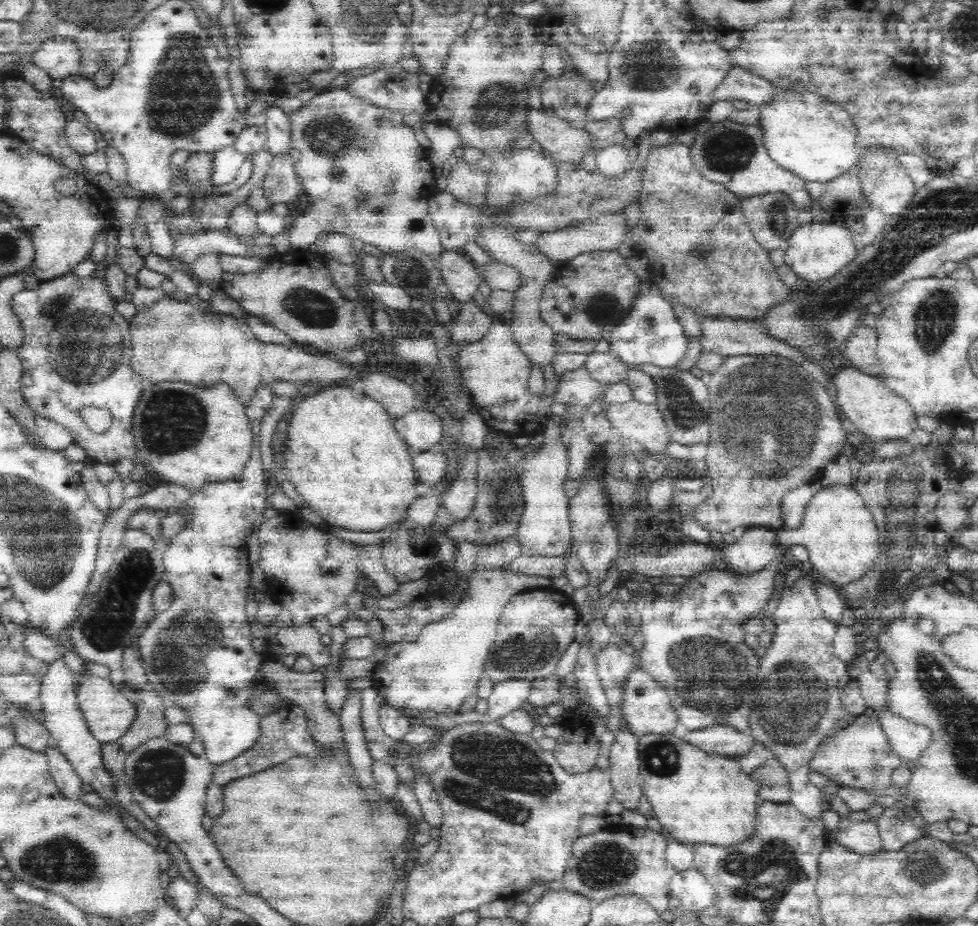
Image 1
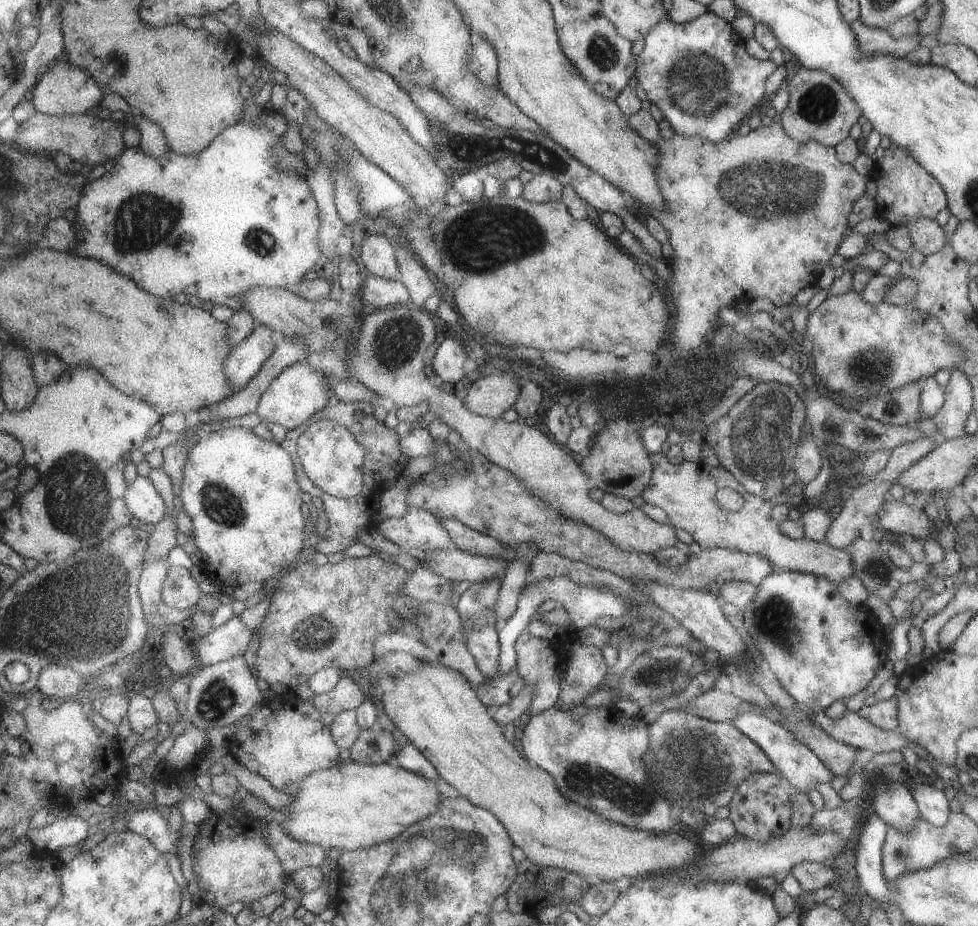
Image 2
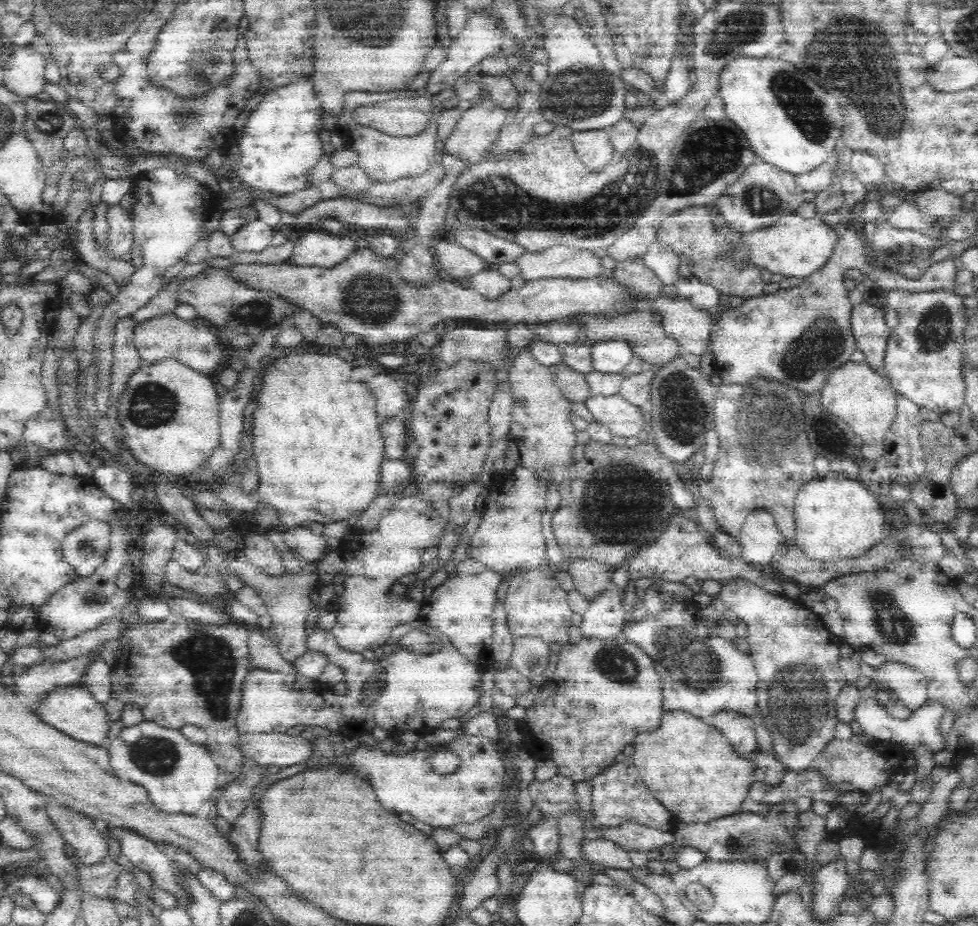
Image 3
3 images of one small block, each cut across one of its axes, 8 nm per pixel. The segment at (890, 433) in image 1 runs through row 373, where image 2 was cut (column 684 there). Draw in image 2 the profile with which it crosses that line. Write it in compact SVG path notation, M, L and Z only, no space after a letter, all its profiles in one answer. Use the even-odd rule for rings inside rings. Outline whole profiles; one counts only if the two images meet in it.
M435 658L432 660L421 660L419 672L397 672L393 676L378 674L377 685L383 692L381 703L384 713L423 752L425 758L435 766L439 776L457 788L459 795L465 796L473 806L484 808L496 816L509 833L513 844L525 854L525 859L537 866L563 869L590 881L629 878L629 884L633 884L635 880L646 878L669 882L657 874L669 868L691 864L699 856L697 842L679 836L673 830L655 833L619 826L563 798L553 778L529 764L519 752L517 744L509 744L503 738L501 726L487 716L484 704L475 696L465 675L449 666L443 666Z

